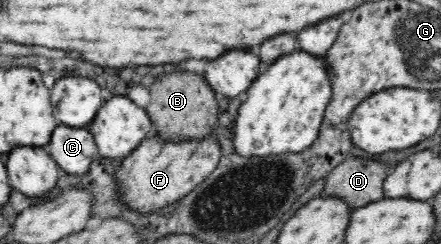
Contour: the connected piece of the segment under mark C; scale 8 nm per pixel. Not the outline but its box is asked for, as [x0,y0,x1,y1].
[43,124,98,175]

